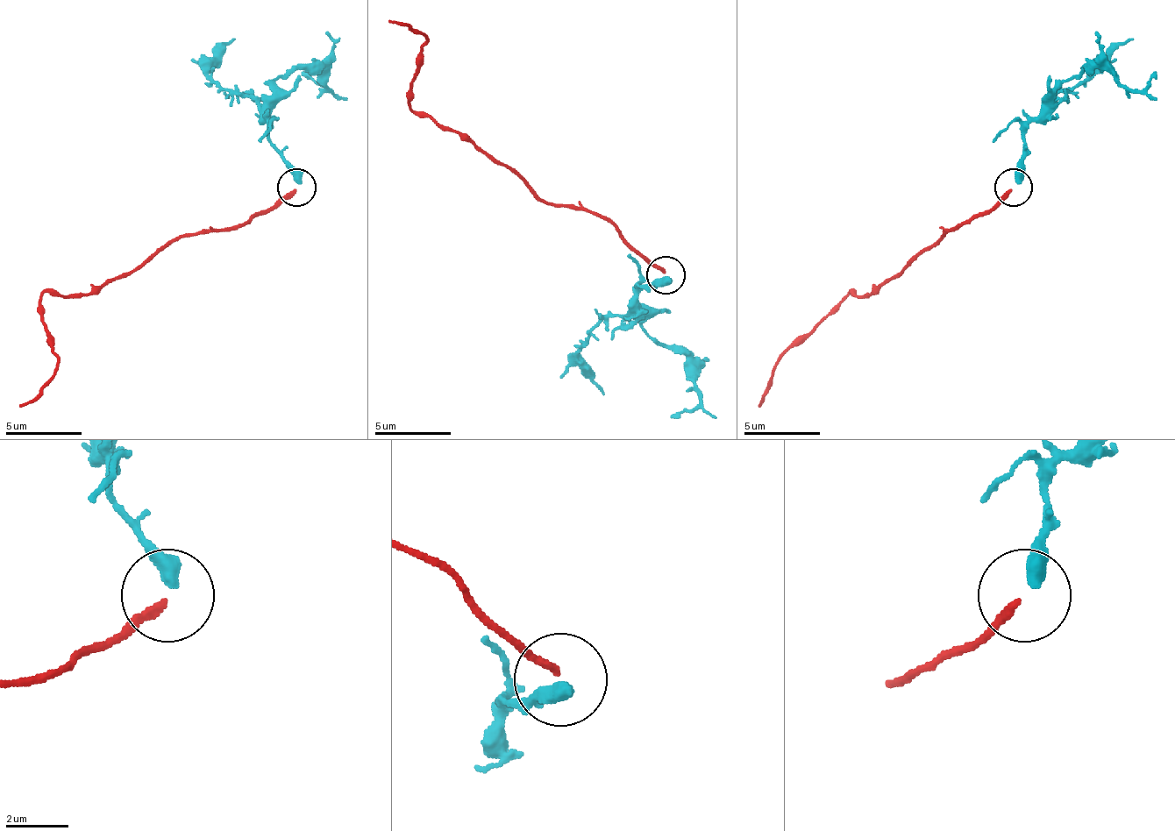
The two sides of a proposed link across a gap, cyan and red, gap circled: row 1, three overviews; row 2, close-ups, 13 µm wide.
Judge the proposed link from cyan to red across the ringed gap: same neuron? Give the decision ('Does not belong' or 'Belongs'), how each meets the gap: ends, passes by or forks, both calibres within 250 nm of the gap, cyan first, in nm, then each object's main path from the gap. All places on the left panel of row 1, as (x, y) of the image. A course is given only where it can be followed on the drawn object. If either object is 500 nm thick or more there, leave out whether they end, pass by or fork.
Does not belong. At the ring cyan ends. At the ring red ends. Thickness 480 nm (cyan) against 260 nm. Course of cyan: (298, 184), (298, 173), (268, 135), (268, 97), (272, 81), (314, 67), (317, 67), (329, 89), (302, 70). Course of red: (295, 188), (241, 226), (173, 237), (146, 265), (85, 294), (47, 291), (39, 322), (59, 363), (20, 405)

